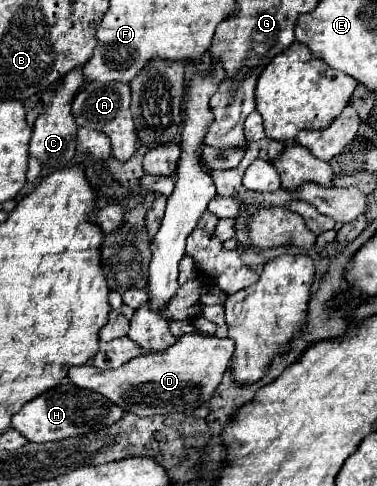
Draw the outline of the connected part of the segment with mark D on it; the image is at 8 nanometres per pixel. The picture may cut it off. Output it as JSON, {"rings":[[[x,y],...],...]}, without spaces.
{"rings":[[[187,333],[161,353],[139,355],[133,361],[127,361],[125,365],[109,371],[101,371],[93,365],[71,367],[67,377],[73,385],[101,393],[115,405],[121,405],[123,411],[131,411],[139,417],[153,417],[159,413],[191,413],[209,401],[213,389],[221,383],[221,377],[229,367],[231,355],[231,339]]]}

